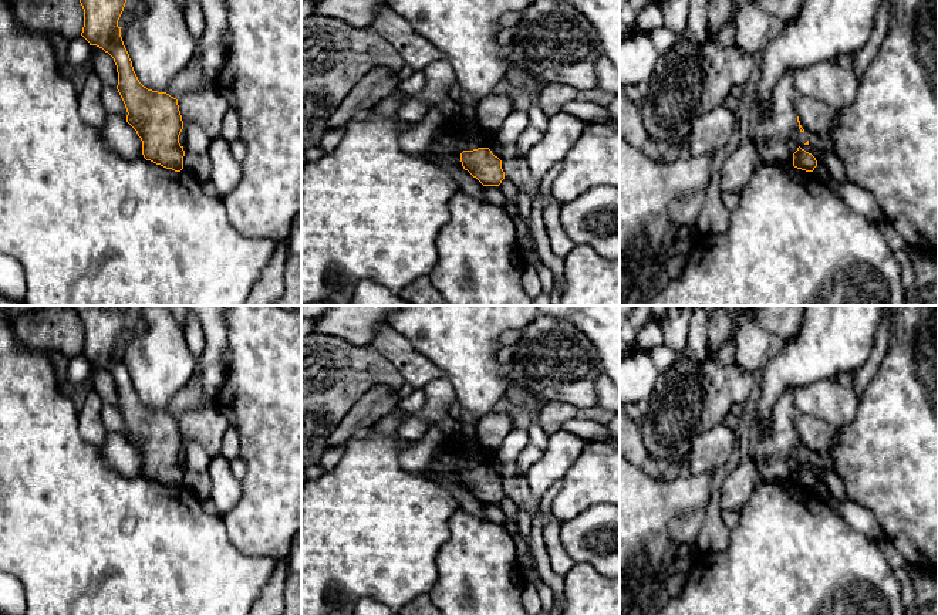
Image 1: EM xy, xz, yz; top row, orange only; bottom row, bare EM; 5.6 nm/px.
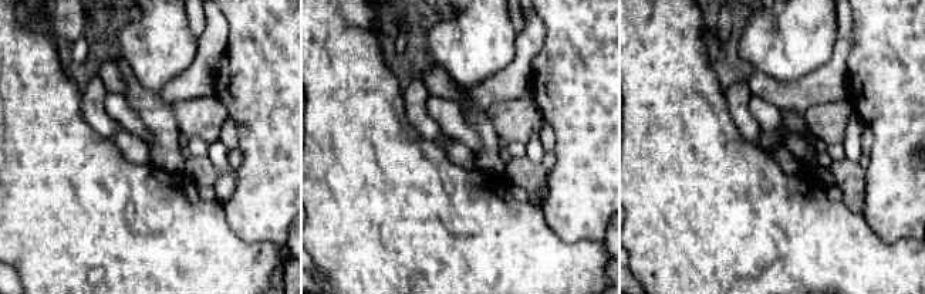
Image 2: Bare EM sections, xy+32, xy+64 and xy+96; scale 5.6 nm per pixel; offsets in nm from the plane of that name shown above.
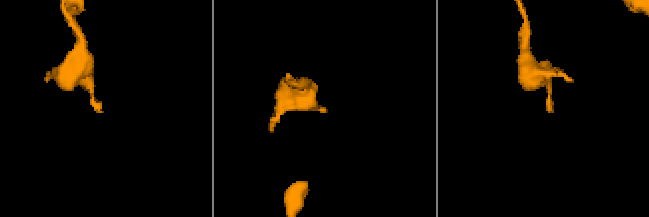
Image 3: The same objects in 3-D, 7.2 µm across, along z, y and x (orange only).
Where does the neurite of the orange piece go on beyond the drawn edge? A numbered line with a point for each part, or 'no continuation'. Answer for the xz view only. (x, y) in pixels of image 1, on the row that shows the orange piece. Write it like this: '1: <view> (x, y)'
no continuation

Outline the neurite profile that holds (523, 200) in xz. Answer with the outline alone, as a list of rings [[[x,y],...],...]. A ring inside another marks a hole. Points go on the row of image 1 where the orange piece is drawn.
[[[517,190],[517,209],[519,209],[519,214],[520,217],[524,220],[524,223],[529,227],[529,237],[532,240],[532,249],[534,250],[536,256],[537,256],[537,250],[536,250],[536,244],[533,240],[533,233],[530,229],[530,212],[532,212],[532,199],[523,192],[523,190]]]

